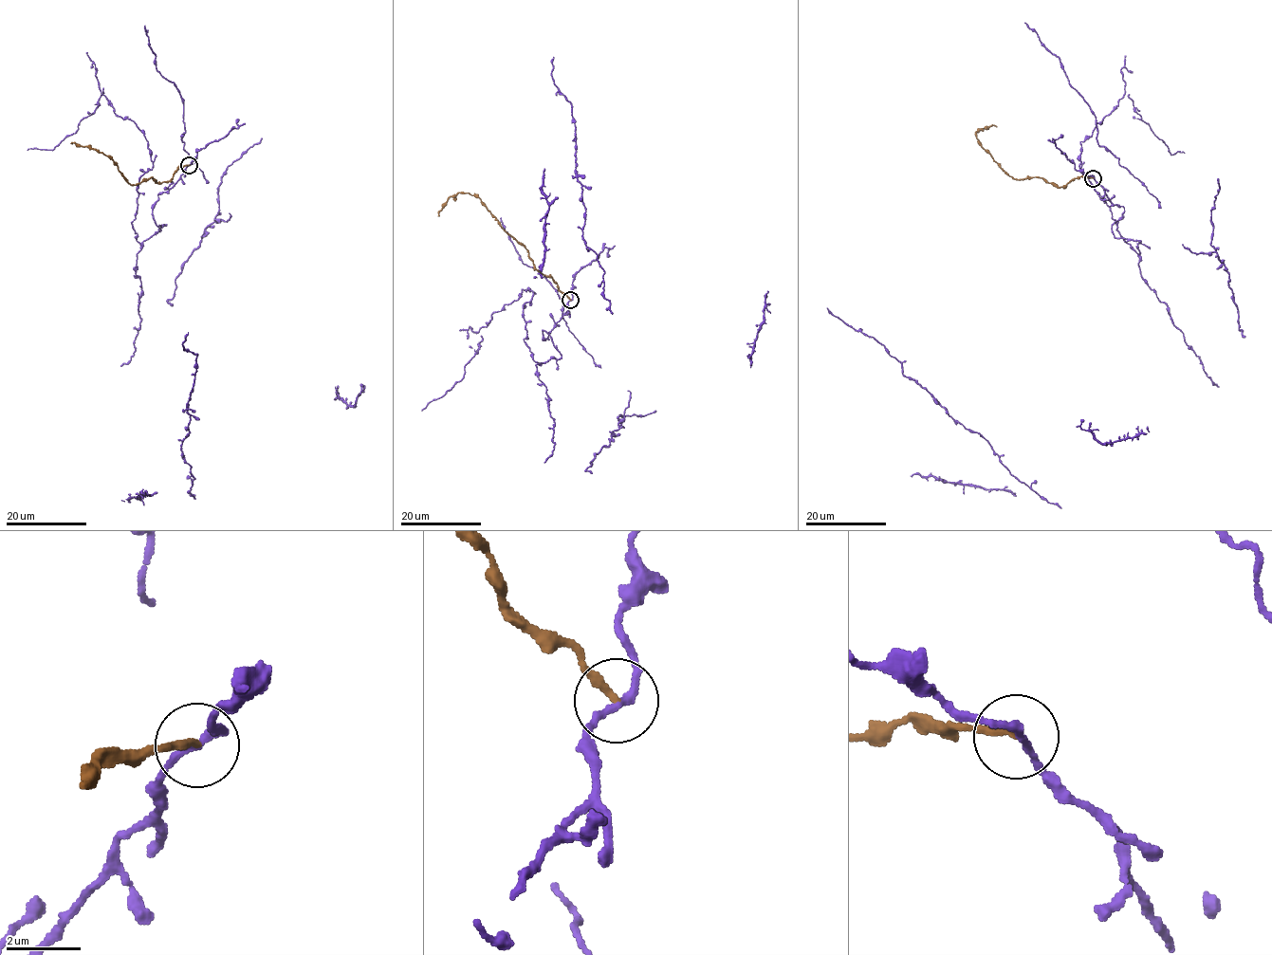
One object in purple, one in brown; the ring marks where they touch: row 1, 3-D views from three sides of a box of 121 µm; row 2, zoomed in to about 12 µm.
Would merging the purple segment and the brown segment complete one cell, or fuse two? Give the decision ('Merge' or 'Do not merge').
Do not merge

